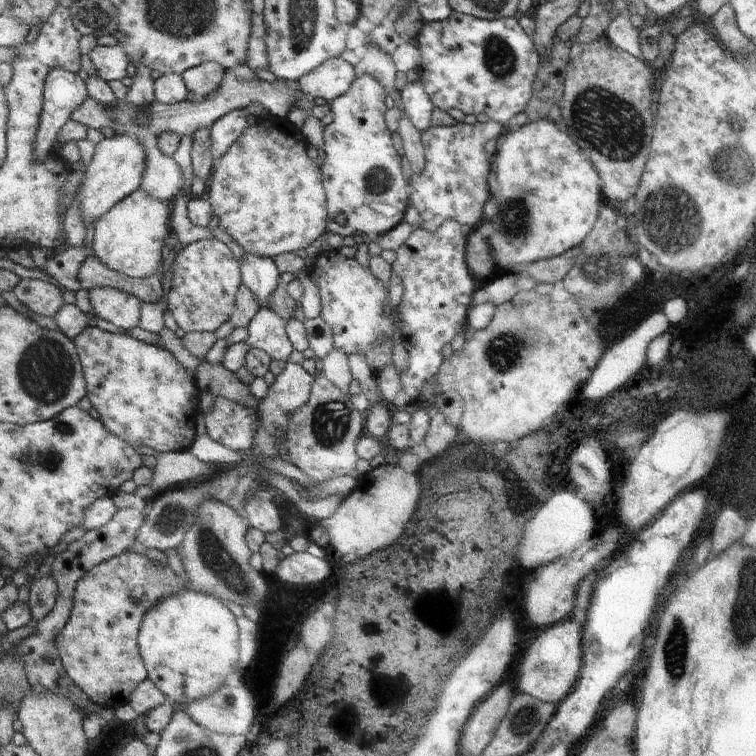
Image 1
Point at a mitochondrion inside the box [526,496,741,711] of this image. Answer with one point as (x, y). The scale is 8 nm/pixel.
(676, 643)

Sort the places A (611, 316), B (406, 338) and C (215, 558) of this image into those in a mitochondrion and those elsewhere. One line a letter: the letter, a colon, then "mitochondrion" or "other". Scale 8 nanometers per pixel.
A: other
B: other
C: mitochondrion

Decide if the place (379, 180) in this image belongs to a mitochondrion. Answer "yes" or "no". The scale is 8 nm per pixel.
yes

